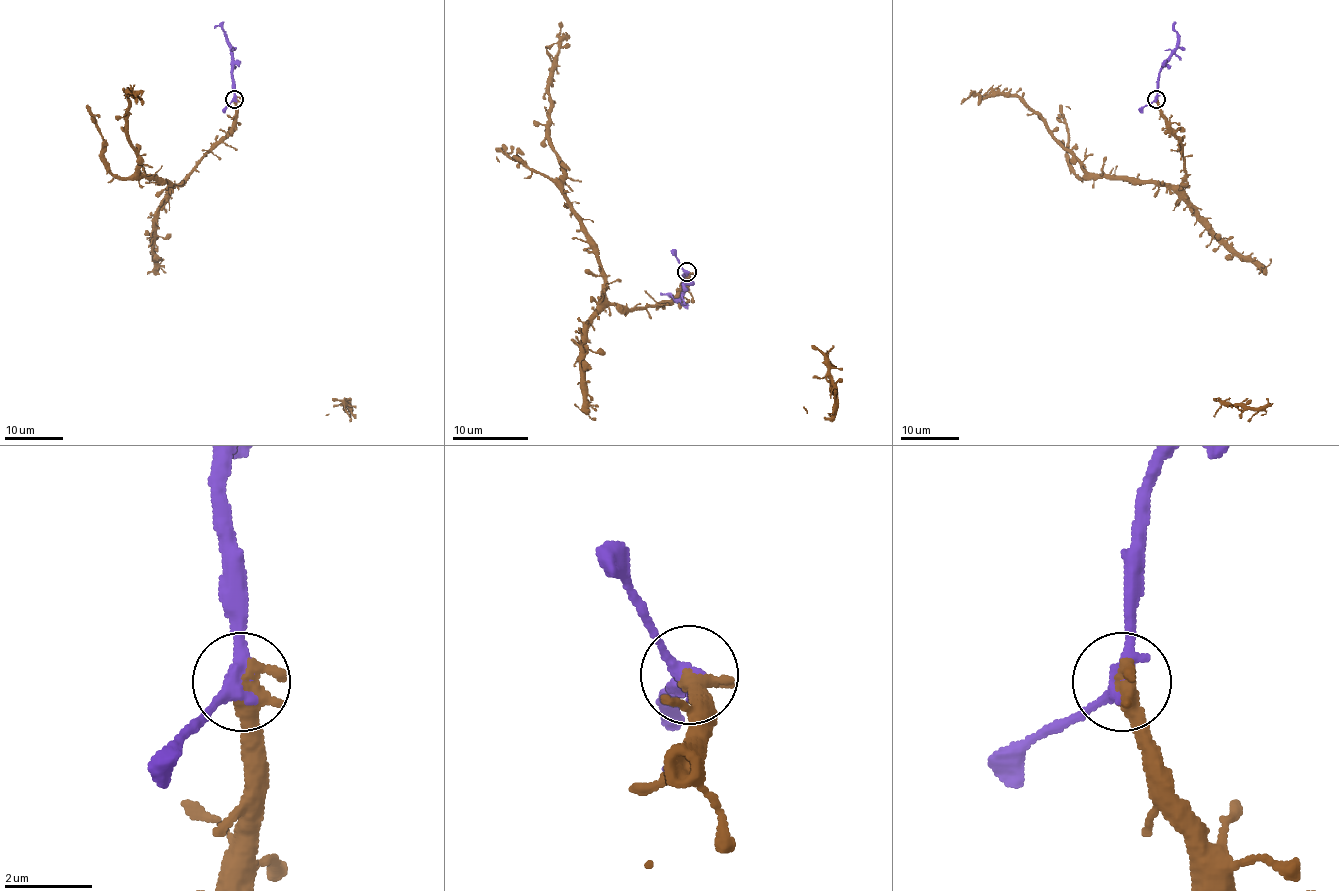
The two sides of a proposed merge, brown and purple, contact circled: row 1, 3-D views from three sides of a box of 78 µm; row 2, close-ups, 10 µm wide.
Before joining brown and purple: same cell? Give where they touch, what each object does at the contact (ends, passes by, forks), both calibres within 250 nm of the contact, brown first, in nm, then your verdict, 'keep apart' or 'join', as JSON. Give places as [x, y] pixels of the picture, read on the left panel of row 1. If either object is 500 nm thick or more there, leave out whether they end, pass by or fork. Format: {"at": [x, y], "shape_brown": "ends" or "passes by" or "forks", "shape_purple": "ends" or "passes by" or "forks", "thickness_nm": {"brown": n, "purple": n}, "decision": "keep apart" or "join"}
{"at": [234, 99], "thickness_nm": {"brown": 500, "purple": 360}, "decision": "join"}

